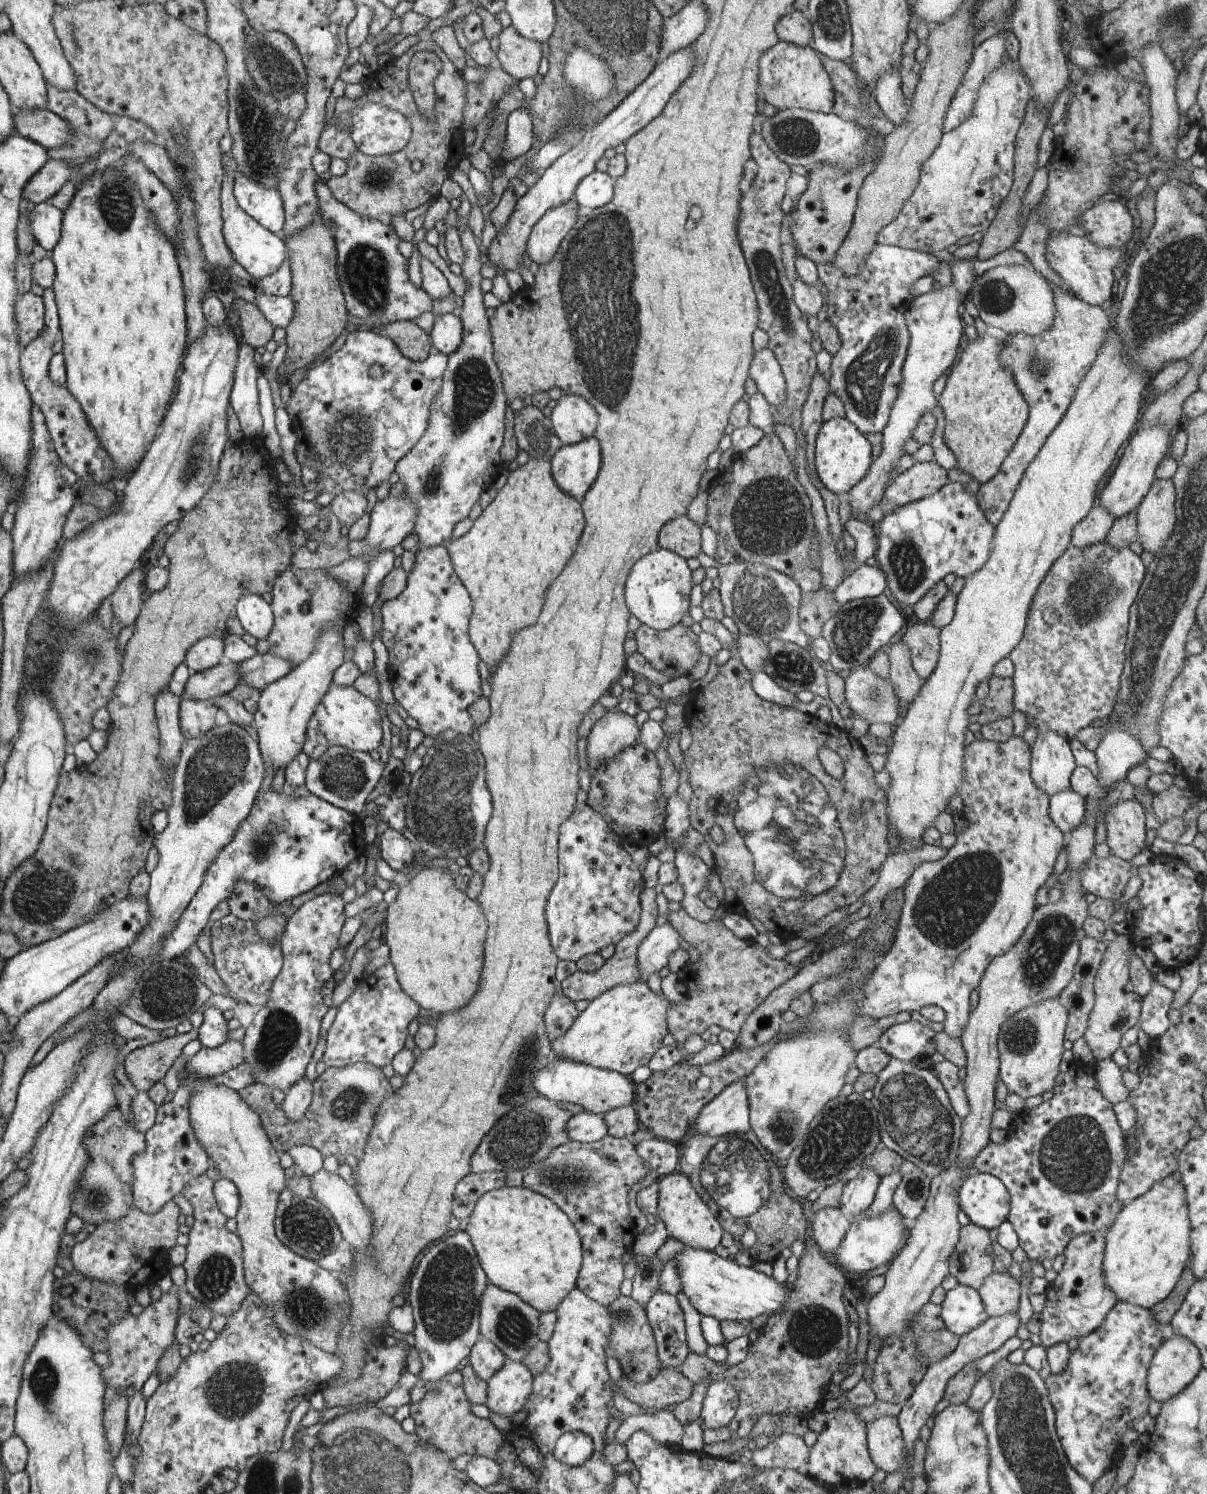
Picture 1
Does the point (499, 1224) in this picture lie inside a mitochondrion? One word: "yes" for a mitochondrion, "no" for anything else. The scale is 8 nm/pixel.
no

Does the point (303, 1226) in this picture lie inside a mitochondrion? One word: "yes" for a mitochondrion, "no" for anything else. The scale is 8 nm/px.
yes

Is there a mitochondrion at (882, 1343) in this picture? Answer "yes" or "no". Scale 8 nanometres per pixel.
no

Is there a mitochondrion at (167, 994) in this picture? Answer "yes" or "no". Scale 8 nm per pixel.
yes

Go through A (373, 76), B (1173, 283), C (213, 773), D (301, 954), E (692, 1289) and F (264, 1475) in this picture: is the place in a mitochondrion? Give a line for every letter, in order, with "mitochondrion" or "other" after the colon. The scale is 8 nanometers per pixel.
A: other
B: mitochondrion
C: mitochondrion
D: other
E: other
F: mitochondrion

